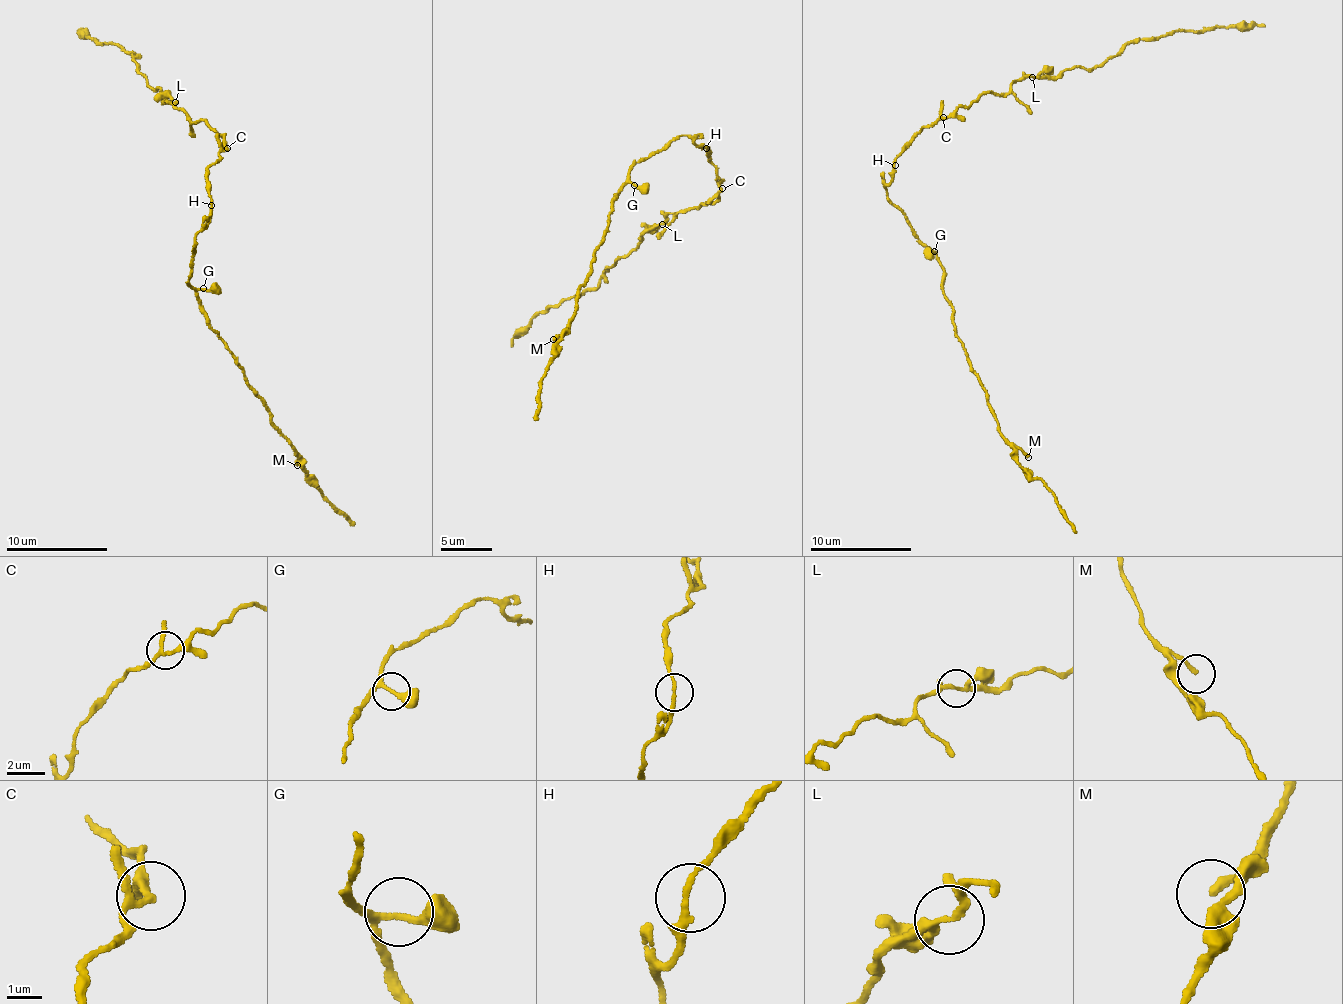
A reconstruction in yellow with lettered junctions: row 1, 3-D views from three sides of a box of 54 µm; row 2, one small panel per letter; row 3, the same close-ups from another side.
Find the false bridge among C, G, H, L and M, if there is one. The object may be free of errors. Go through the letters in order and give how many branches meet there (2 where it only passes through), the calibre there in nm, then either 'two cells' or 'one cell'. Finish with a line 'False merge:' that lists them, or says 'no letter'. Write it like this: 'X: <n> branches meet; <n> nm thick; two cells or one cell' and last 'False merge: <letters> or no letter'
C: 3 branches meet; 170 nm thick; one cell
G: 3 branches meet; 170 nm thick; one cell
H: 2 branches meet; 180 nm thick; one cell
L: 3 branches meet; 180 nm thick; one cell
M: 1 branches meet; 220 nm thick; one cell
False merge: no letter

